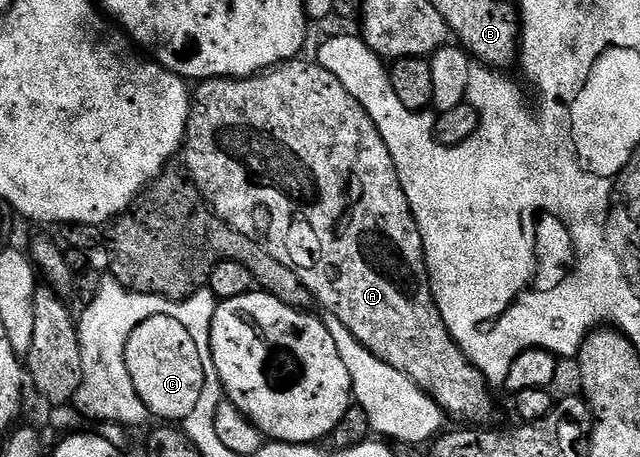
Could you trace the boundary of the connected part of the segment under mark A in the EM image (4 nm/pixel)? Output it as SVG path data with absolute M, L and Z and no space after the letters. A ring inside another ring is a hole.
M295 58L285 60L283 64L259 72L256 76L245 78L227 78L225 80L203 80L193 89L190 101L190 117L186 127L186 138L180 149L186 155L185 171L207 204L214 209L214 215L228 226L240 230L252 242L261 244L280 262L288 266L304 286L314 295L319 305L326 307L329 315L340 318L348 330L370 351L380 362L400 370L420 390L424 390L441 406L447 417L455 416L458 420L486 420L494 412L494 400L490 397L491 389L486 379L476 370L476 366L462 353L458 343L452 338L448 326L444 326L444 318L436 306L434 296L430 292L430 276L426 273L426 255L424 242L420 238L420 230L414 221L412 210L408 206L408 198L400 186L396 166L392 156L384 144L380 130L373 124L372 118L365 112L364 106L348 94L336 75L329 73L324 66L313 59Z

